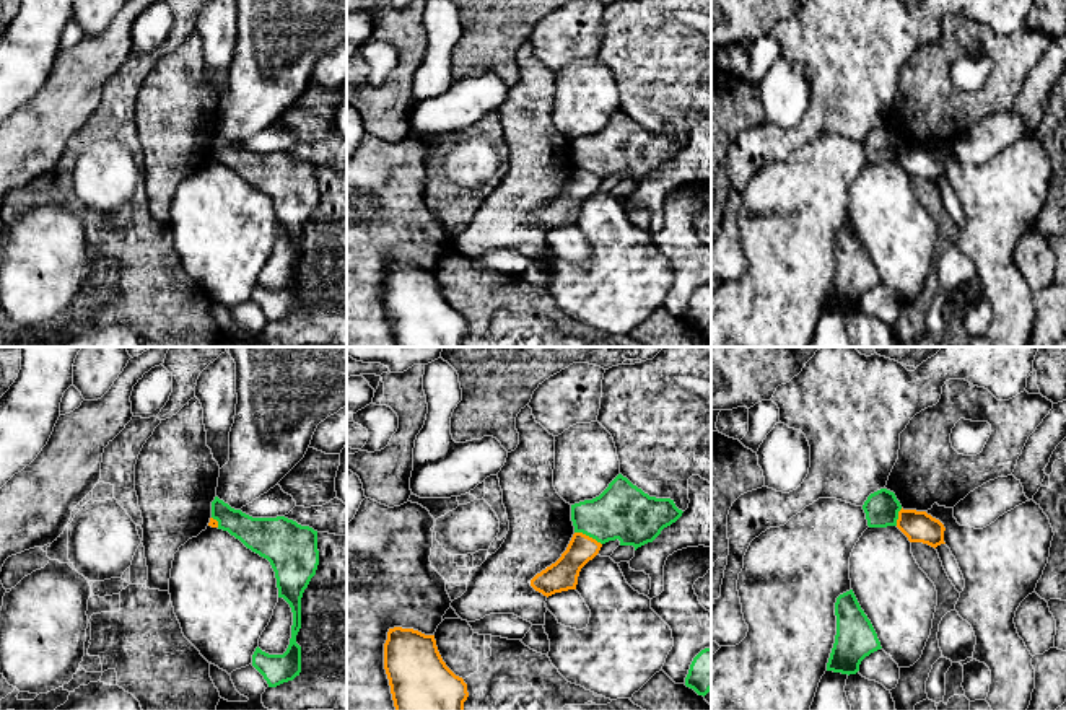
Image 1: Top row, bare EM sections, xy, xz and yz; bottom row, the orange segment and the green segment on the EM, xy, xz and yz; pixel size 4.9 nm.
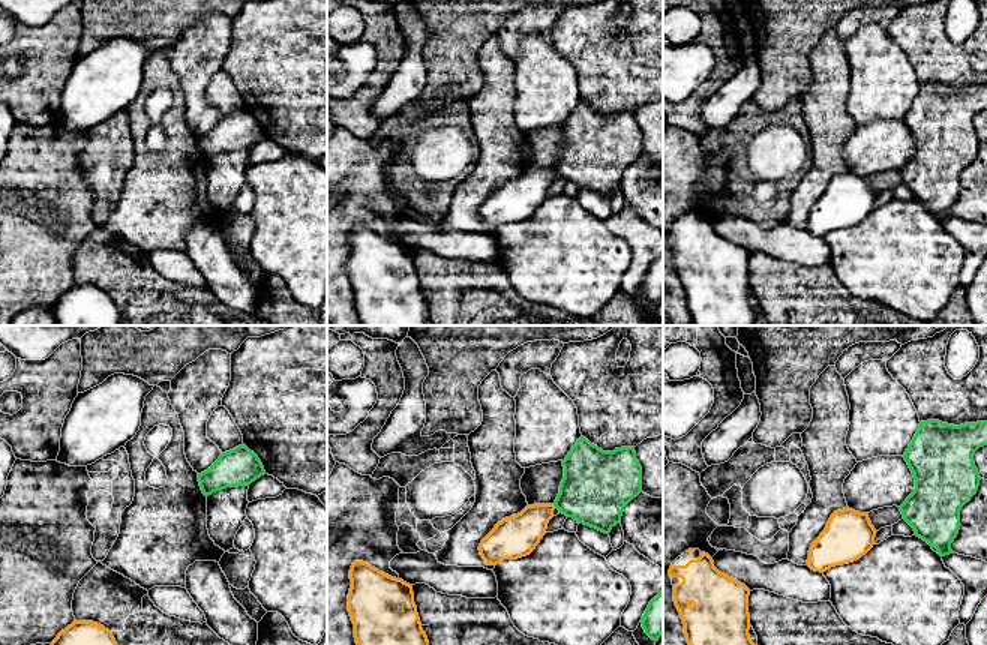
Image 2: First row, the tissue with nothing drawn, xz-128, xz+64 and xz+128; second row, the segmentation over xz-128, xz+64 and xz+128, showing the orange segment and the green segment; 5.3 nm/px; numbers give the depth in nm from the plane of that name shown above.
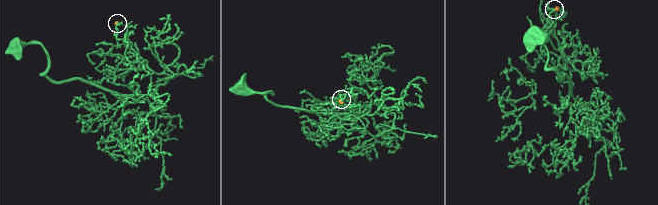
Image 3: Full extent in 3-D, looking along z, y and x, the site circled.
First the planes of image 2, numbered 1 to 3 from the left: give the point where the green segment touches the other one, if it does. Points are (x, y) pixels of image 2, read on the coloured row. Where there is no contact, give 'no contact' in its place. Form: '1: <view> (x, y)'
1: no contact
2: no contact
3: no contact

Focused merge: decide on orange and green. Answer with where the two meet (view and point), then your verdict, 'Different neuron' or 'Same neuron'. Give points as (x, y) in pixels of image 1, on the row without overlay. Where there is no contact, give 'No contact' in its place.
Touches orange at xz (588, 171). Different neuron

